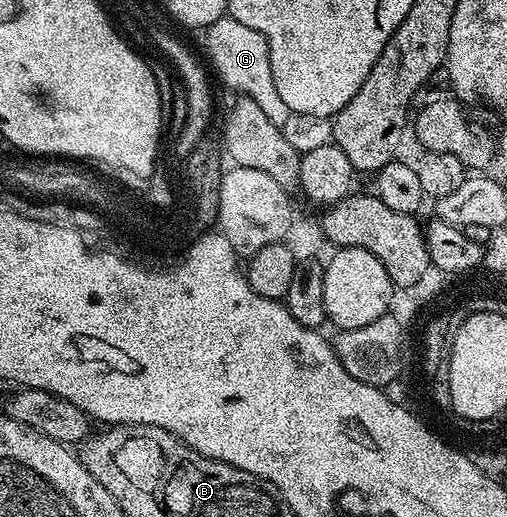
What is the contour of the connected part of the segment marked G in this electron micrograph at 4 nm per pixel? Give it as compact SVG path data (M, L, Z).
M224 16L212 25L205 27L206 54L218 73L218 78L235 95L256 100L256 104L272 120L272 124L280 127L287 125L286 118L291 117L290 110L280 100L280 92L276 92L276 80L272 80L272 64L268 52L268 40L256 28L248 28L248 24L240 24L240 20Z

